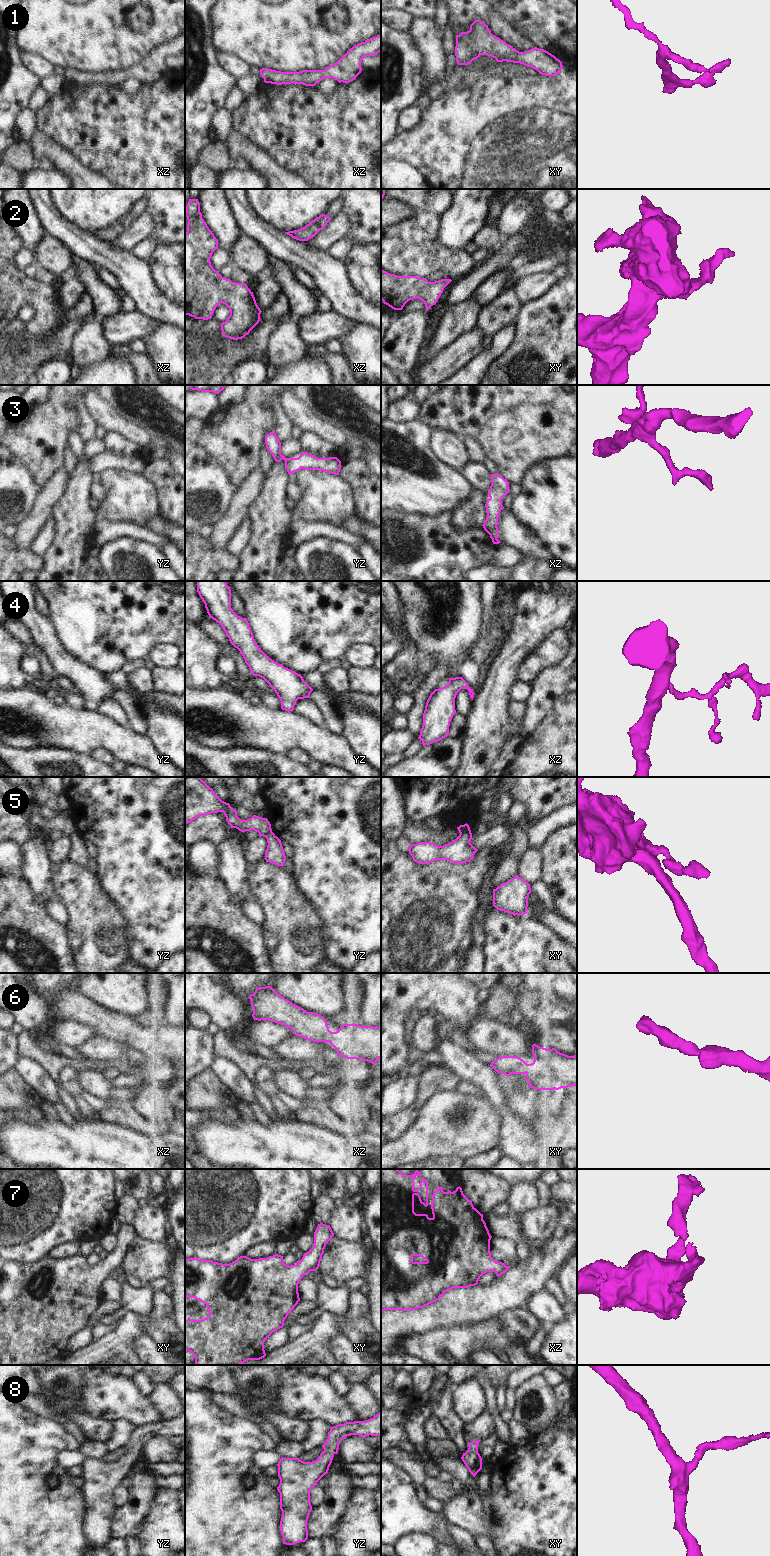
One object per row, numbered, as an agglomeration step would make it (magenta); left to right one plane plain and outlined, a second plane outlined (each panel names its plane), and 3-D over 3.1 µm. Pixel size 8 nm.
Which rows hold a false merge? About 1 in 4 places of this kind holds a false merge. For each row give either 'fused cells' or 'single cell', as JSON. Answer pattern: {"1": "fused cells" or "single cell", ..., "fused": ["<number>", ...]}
{"1": "single cell", "2": "single cell", "3": "single cell", "4": "single cell", "5": "fused cells", "6": "single cell", "7": "single cell", "8": "single cell", "fused": ["5"]}

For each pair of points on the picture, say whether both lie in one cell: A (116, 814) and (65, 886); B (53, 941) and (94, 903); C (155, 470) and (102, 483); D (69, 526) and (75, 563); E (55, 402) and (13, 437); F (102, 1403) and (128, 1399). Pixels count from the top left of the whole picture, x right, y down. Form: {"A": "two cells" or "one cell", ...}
{"A": "two cells", "B": "two cells", "C": "two cells", "D": "one cell", "E": "one cell", "F": "one cell"}

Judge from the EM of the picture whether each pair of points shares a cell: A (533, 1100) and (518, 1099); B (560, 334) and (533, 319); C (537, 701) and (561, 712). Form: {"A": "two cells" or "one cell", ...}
{"A": "two cells", "B": "one cell", "C": "two cells"}

